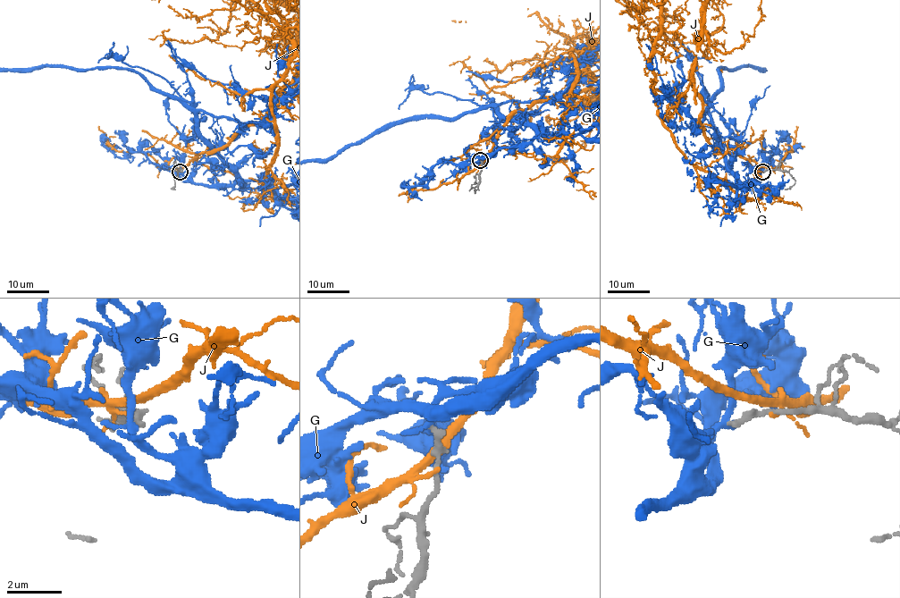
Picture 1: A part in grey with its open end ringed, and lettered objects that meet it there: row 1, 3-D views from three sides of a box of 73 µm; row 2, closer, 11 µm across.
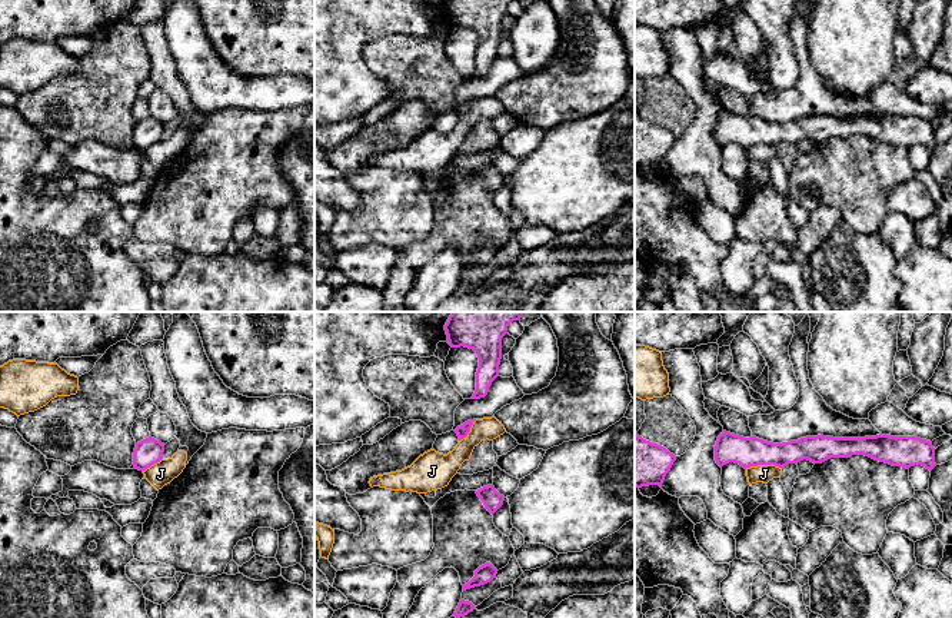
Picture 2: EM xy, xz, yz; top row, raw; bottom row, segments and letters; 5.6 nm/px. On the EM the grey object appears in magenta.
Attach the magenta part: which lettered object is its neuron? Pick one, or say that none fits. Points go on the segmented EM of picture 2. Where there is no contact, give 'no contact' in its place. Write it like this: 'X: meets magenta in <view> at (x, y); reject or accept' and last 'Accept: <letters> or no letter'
G: no contact; reject
J: meets magenta in yz at (762, 464); reject
Accept: no letter

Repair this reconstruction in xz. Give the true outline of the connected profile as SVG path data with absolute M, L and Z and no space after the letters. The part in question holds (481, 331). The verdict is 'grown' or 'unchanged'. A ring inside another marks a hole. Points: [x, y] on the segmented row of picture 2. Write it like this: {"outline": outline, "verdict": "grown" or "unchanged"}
{"outline": "M453 312L445 330L452 348L473 349L479 358L476 391L470 399L485 398L499 376L502 338L507 326L526 312Z", "verdict": "unchanged"}

